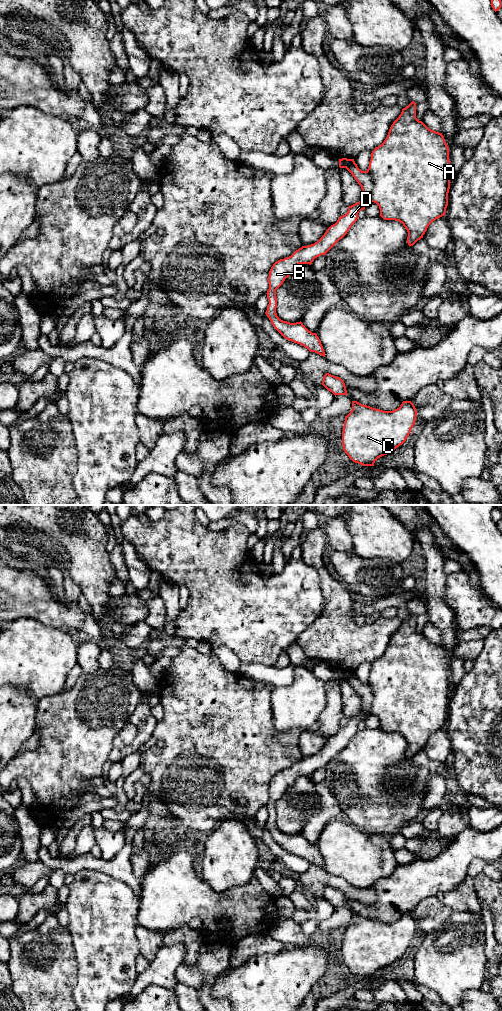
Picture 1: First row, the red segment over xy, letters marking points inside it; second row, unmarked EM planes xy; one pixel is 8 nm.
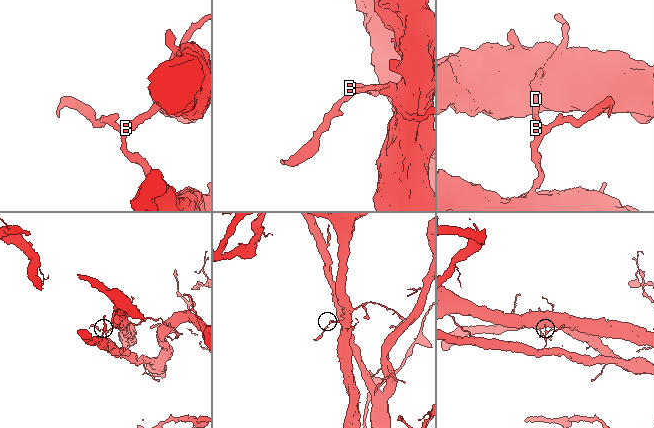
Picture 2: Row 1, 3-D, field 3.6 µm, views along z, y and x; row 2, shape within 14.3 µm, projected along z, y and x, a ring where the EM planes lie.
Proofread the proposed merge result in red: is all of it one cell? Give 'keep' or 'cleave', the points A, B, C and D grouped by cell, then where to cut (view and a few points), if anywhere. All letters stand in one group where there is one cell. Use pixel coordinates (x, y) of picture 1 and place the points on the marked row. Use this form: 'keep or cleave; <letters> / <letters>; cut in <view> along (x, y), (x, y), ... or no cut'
cleave; A D / B C; cut in xy along (291, 255), (298, 264)

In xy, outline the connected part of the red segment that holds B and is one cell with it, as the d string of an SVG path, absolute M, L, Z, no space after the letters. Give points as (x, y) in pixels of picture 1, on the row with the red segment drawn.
M292 255L276 261L269 271L267 298L269 304L265 314L273 327L287 340L300 344L310 352L315 352L325 357L321 341L316 333L309 331L303 323L290 323L281 320L276 314L277 298L276 290L283 284L286 278L292 275L299 264L293 260Z

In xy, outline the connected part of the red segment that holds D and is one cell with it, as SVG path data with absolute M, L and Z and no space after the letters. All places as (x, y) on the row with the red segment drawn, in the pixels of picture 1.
M414 101L402 109L384 142L372 151L366 171L360 170L354 159L339 159L339 167L346 168L361 186L362 198L349 206L347 213L340 216L317 242L302 246L292 254L293 260L298 264L311 265L315 258L326 255L357 221L358 213L371 202L379 206L380 216L384 220L395 220L403 224L408 232L409 246L423 238L428 226L446 213L450 189L449 148L442 133L429 129L416 118Z

